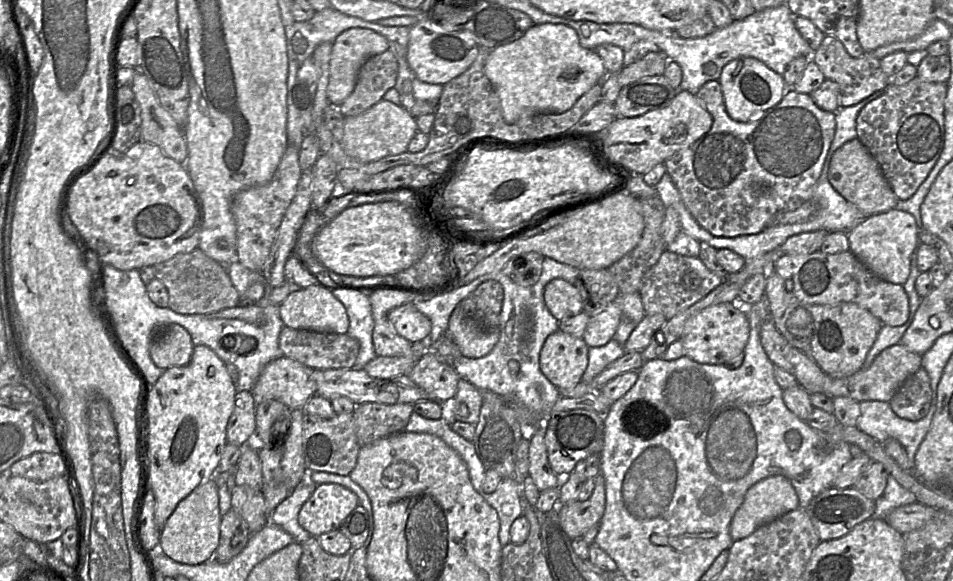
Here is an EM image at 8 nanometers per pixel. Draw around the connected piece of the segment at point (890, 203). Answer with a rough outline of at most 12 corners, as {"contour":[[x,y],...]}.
{"contour":[[858,138],[833,153],[829,181],[867,217],[899,201]]}

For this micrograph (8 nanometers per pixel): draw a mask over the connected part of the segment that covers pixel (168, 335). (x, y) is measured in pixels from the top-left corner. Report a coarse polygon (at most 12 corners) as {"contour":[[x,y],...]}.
{"contour":[[179,324],[166,325],[150,342],[154,364],[185,366],[194,345]]}

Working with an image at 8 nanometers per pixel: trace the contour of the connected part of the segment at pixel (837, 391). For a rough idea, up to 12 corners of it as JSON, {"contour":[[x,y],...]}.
{"contour":[[901,344],[848,377],[828,375],[822,393],[857,402],[893,398],[922,367]]}

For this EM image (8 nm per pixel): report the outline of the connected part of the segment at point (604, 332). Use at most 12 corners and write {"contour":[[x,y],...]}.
{"contour":[[609,303],[590,318],[582,340],[604,346],[614,337],[622,317]]}

